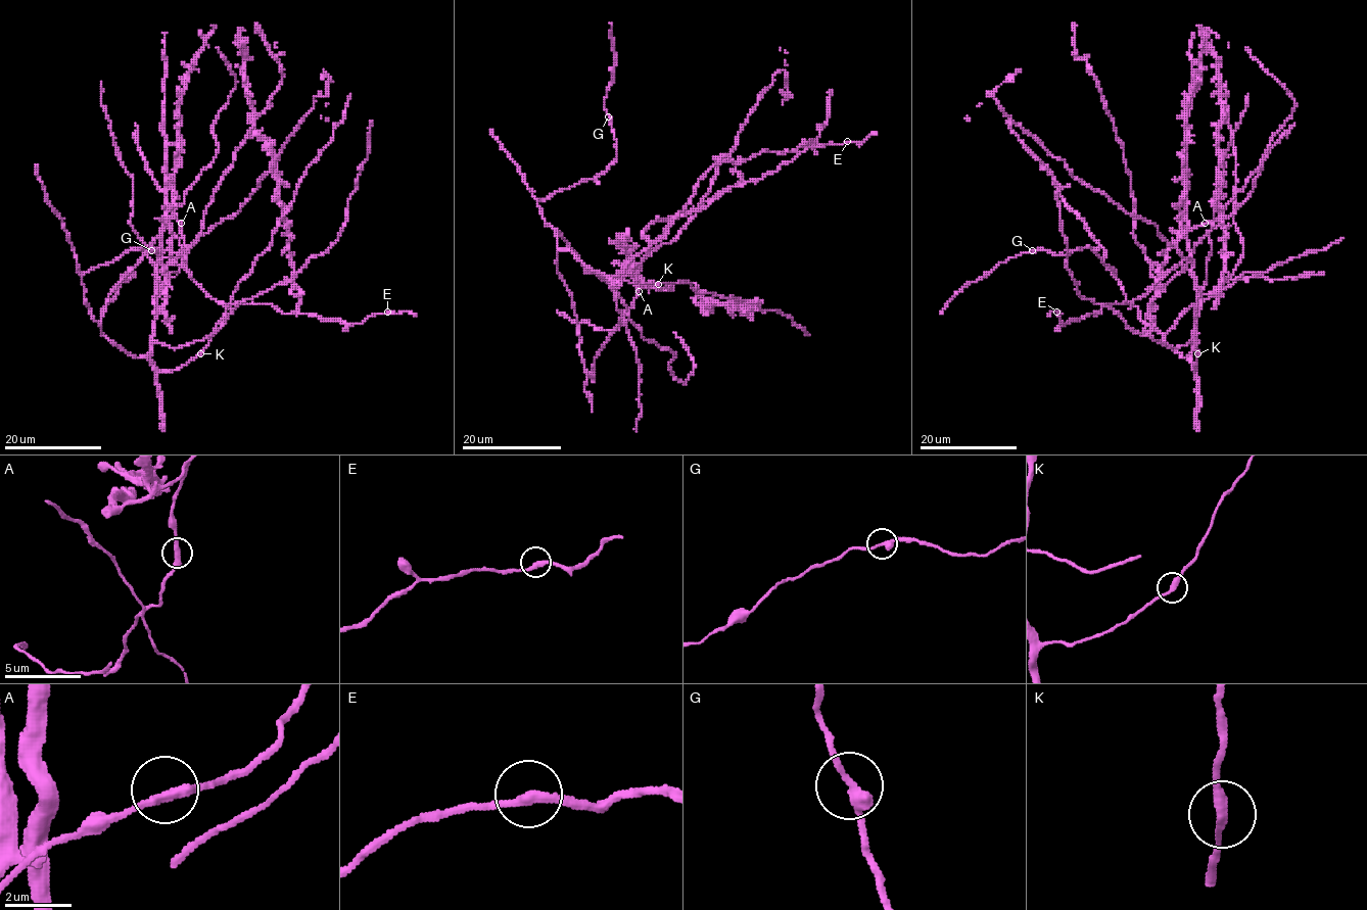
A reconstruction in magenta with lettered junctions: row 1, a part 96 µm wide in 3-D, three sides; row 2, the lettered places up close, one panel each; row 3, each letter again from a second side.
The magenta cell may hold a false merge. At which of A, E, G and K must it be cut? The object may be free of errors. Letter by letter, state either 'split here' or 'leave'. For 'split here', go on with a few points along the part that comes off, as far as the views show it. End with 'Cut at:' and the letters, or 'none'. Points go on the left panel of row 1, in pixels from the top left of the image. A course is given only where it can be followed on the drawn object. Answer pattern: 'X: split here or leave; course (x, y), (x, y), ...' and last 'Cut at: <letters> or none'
A: leave
E: leave
G: leave
K: leave
Cut at: none

